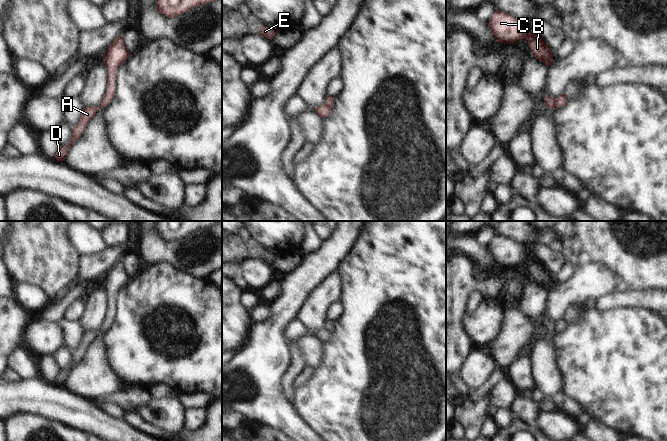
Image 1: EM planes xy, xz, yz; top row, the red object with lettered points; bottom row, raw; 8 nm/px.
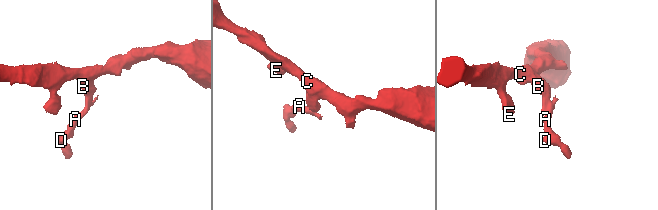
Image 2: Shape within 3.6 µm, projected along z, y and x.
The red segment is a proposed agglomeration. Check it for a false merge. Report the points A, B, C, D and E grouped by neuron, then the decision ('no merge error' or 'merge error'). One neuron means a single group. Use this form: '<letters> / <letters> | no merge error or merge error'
A D / B C E | merge error

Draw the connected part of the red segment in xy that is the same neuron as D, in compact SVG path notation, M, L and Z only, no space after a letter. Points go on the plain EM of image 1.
M101 327L99 330L85 331L83 333L78 348L72 353L72 361L70 367L65 370L60 370L60 372L57 374L55 378L55 384L64 385L68 374L83 358L88 346L94 341L96 336L100 333L103 333L103 331L104 329L103 327Z

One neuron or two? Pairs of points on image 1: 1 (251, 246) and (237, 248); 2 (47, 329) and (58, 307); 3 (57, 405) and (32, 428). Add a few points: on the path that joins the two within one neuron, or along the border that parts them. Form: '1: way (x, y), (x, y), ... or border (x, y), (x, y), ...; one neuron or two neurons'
1: way (248, 248), (240, 248); one neuron
2: border (36, 316), (41, 319), (57, 322); two neurons
3: border (21, 413), (42, 415), (66, 425); two neurons

